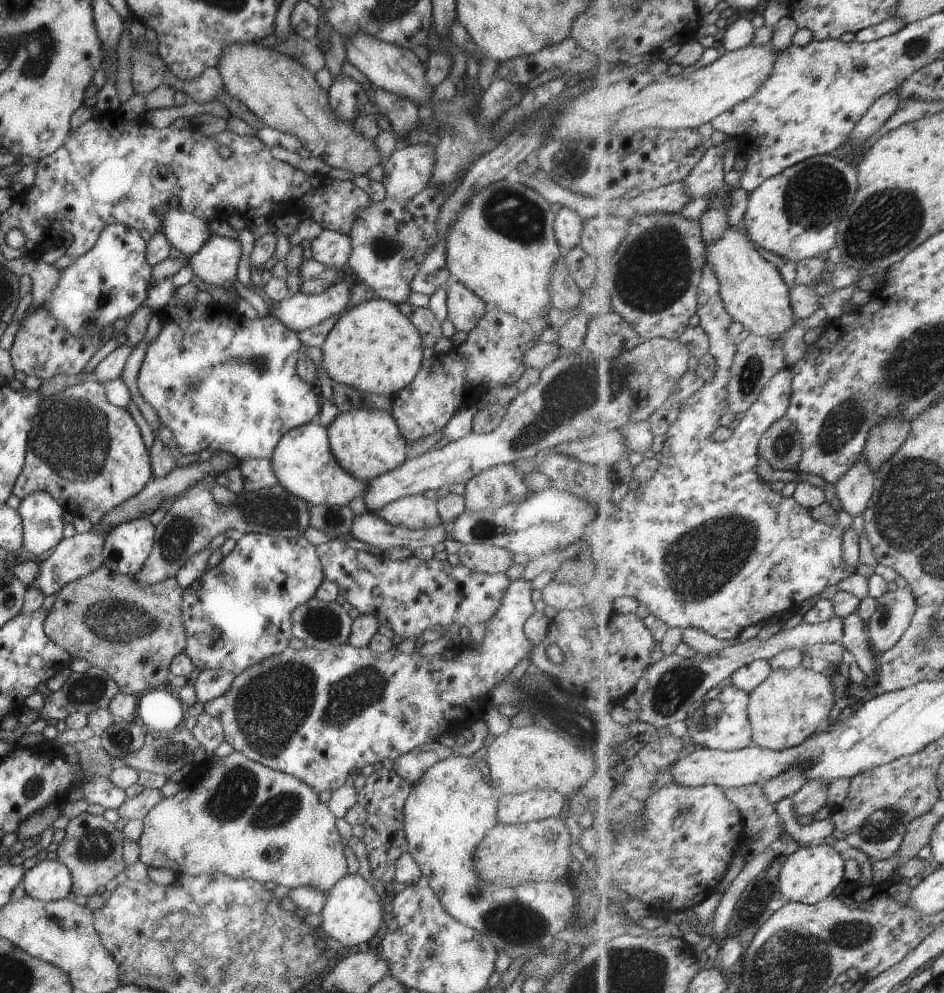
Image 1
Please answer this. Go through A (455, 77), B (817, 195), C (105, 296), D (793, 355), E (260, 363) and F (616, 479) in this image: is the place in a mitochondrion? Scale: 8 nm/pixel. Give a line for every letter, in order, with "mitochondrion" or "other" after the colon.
A: other
B: mitochondrion
C: mitochondrion
D: other
E: mitochondrion
F: other

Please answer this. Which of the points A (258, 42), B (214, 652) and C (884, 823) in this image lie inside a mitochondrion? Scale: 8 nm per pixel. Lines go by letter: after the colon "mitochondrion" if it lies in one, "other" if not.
A: other
B: other
C: mitochondrion

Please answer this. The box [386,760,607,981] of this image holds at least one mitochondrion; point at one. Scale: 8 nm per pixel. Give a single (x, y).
(518, 924)

